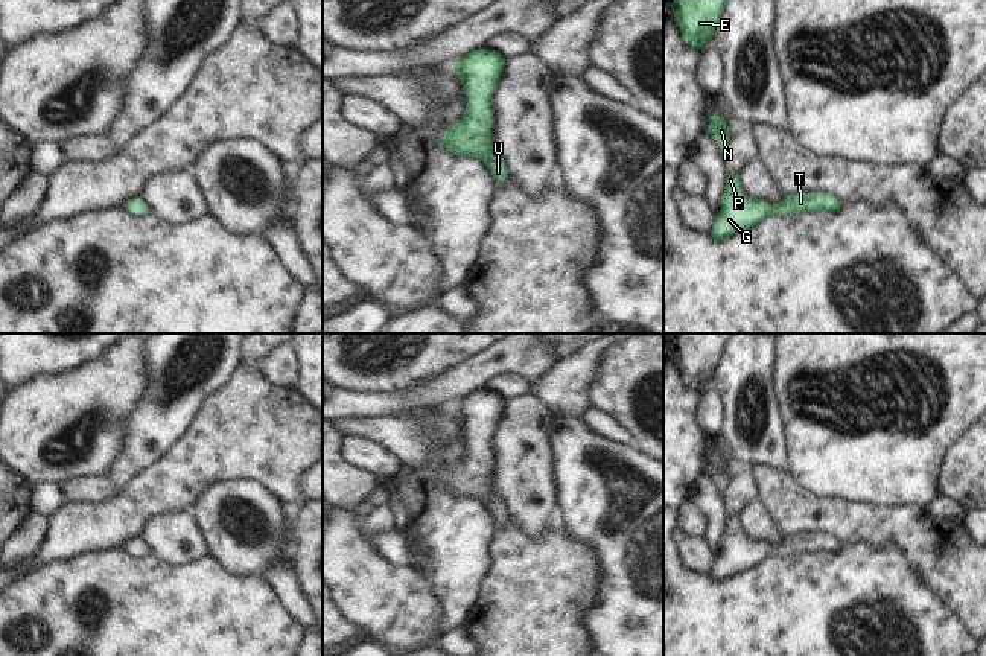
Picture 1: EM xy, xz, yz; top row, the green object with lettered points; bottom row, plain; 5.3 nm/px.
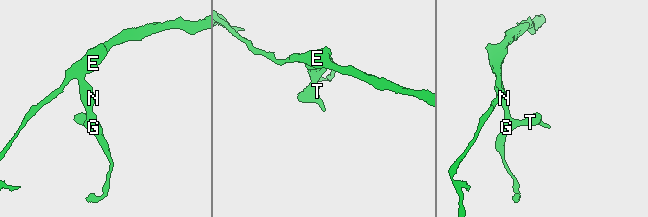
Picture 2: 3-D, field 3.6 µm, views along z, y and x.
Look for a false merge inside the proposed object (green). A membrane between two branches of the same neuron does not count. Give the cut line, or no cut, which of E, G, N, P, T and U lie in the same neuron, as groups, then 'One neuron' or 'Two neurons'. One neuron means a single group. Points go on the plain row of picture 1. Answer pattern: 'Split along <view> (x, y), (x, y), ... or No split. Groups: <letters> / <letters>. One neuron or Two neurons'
No split. Groups: E G N P T U. One neuron

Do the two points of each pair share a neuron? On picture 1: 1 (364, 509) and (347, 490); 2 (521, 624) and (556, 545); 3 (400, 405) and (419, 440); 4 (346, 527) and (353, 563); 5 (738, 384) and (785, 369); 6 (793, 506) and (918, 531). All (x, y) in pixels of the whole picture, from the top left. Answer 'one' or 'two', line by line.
1: two
2: one
3: two
4: one
5: two
6: one

